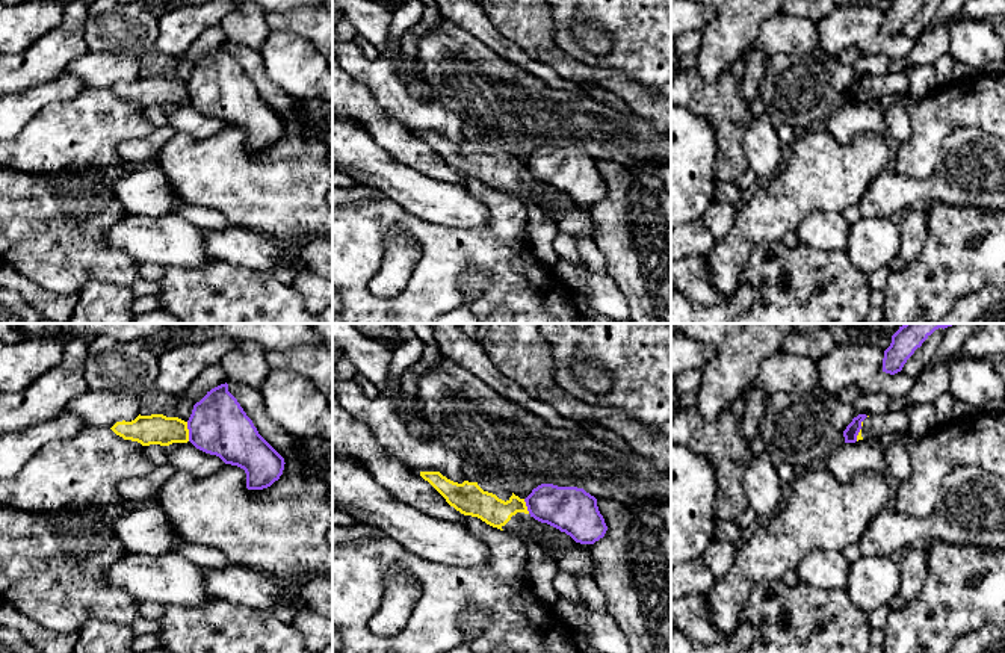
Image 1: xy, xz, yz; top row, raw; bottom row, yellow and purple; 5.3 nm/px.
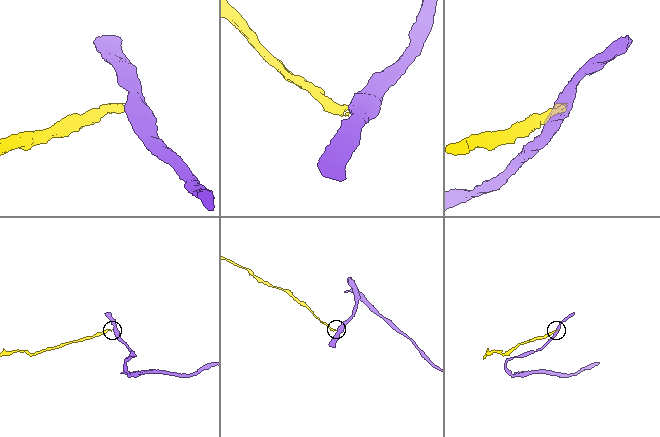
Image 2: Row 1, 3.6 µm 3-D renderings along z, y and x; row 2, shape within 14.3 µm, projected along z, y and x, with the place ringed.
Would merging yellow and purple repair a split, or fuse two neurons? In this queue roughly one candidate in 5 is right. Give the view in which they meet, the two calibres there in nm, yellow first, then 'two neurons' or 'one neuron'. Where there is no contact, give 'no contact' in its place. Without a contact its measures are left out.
xy | 160/320 nm | two neurons

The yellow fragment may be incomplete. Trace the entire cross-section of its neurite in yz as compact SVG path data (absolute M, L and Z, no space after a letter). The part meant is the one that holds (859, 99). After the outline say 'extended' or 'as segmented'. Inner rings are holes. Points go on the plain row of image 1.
M889 73L887 76L867 77L861 83L861 91L857 97L858 101L880 100L881 97L908 92L908 79L905 73Z; extended

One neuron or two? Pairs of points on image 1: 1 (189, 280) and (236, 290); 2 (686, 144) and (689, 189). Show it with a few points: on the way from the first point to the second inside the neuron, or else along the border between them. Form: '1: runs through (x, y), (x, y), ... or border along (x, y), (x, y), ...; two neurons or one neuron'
1: runs through (201, 284), (224, 289); one neuron
2: runs through (686, 154), (686, 179); one neuron

